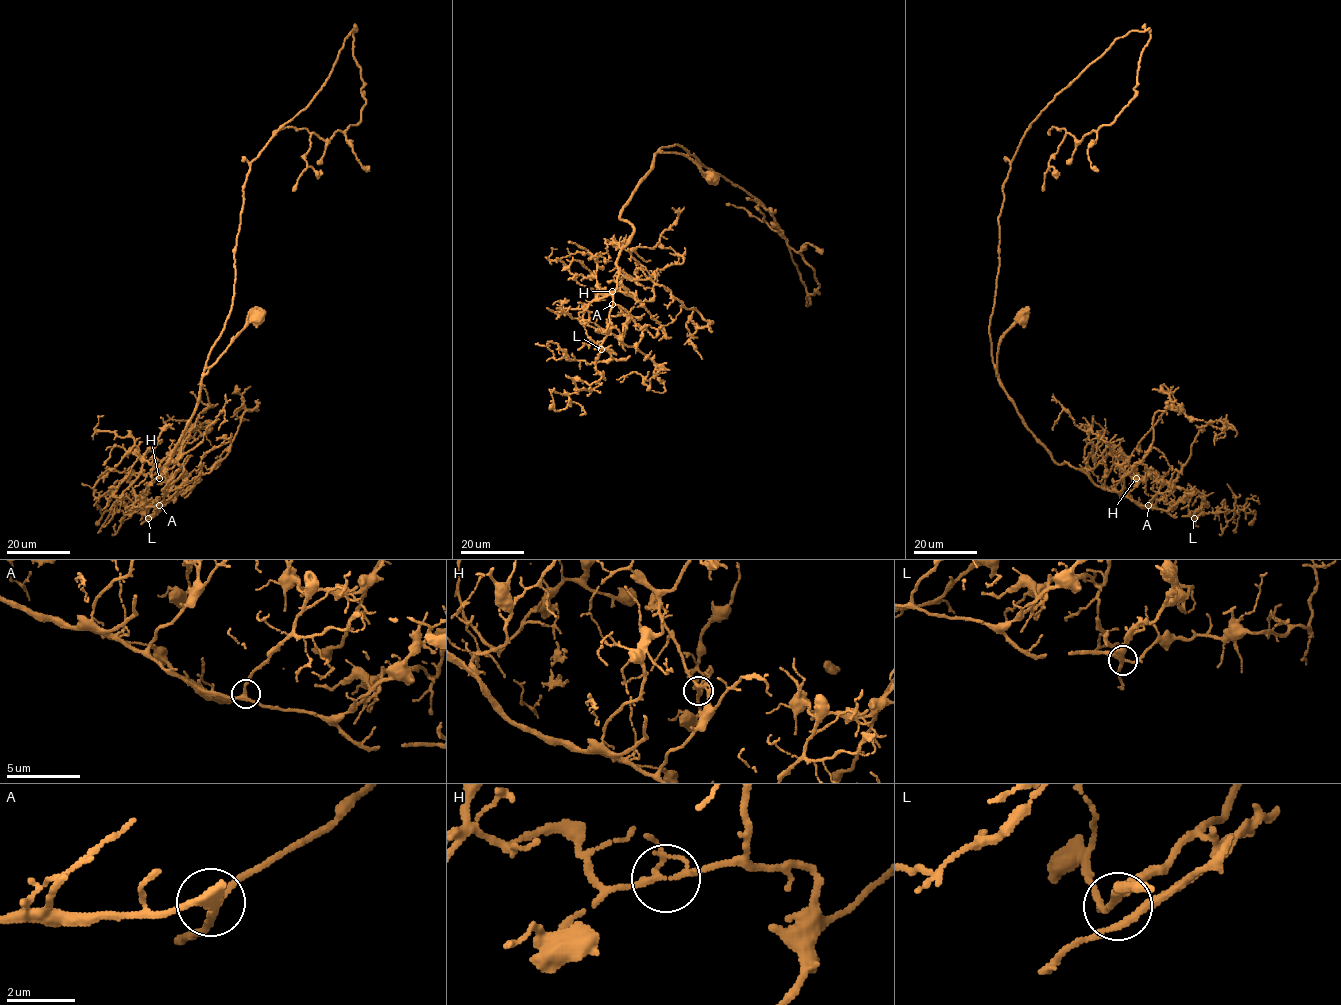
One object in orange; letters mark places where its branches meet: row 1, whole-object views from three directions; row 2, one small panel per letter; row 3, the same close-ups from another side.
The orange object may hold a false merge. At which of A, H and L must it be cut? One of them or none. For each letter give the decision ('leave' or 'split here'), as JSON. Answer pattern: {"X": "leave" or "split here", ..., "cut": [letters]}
{"A": "leave", "H": "leave", "L": "leave", "cut": []}

